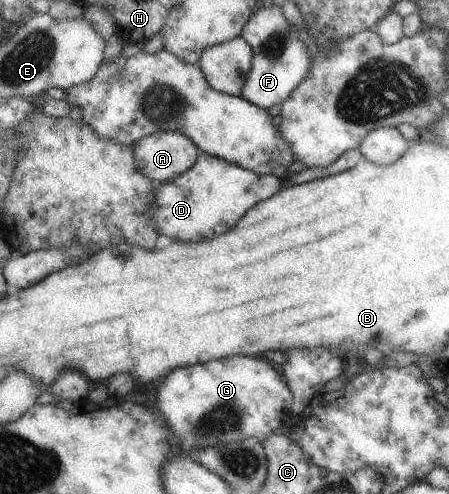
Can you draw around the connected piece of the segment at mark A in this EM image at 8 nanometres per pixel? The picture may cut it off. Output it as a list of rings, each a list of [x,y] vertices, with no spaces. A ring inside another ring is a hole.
[[[170,130],[144,136],[132,147],[136,169],[155,184],[175,180],[188,171],[201,152],[189,137]]]

